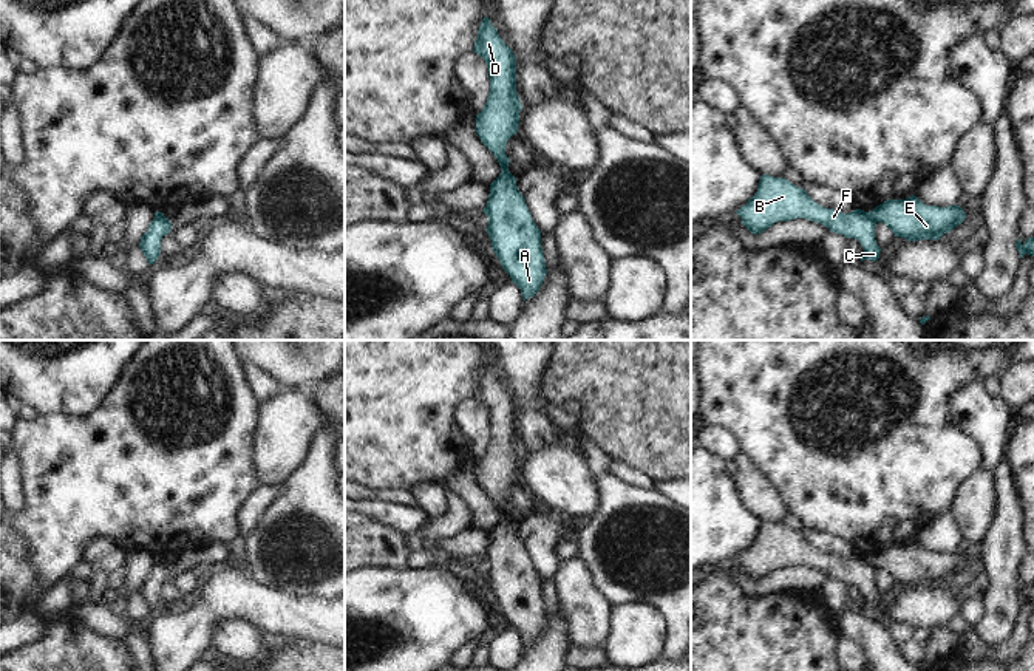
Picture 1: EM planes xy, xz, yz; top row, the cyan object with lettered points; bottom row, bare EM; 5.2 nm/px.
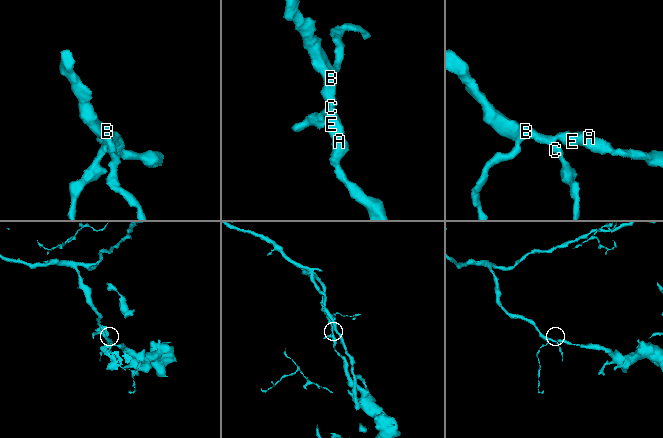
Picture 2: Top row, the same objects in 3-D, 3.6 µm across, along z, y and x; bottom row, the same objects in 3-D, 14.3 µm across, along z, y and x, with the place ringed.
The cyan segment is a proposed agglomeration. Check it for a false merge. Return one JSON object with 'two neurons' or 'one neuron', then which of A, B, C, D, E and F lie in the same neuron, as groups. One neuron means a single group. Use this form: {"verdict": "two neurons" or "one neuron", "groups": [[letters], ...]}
{"verdict": "two neurons", "groups": [["A", "E"], ["B", "C", "D", "F"]]}

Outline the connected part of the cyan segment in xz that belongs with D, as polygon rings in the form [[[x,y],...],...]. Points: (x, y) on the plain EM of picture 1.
[[[488,363],[481,368],[473,397],[485,407],[490,424],[487,448],[476,461],[476,479],[498,506],[501,518],[508,518],[505,492],[518,479],[522,455],[516,439],[516,404]]]

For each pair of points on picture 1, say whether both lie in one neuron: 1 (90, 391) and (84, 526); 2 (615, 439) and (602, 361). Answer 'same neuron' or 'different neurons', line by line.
1: different neurons
2: same neuron

